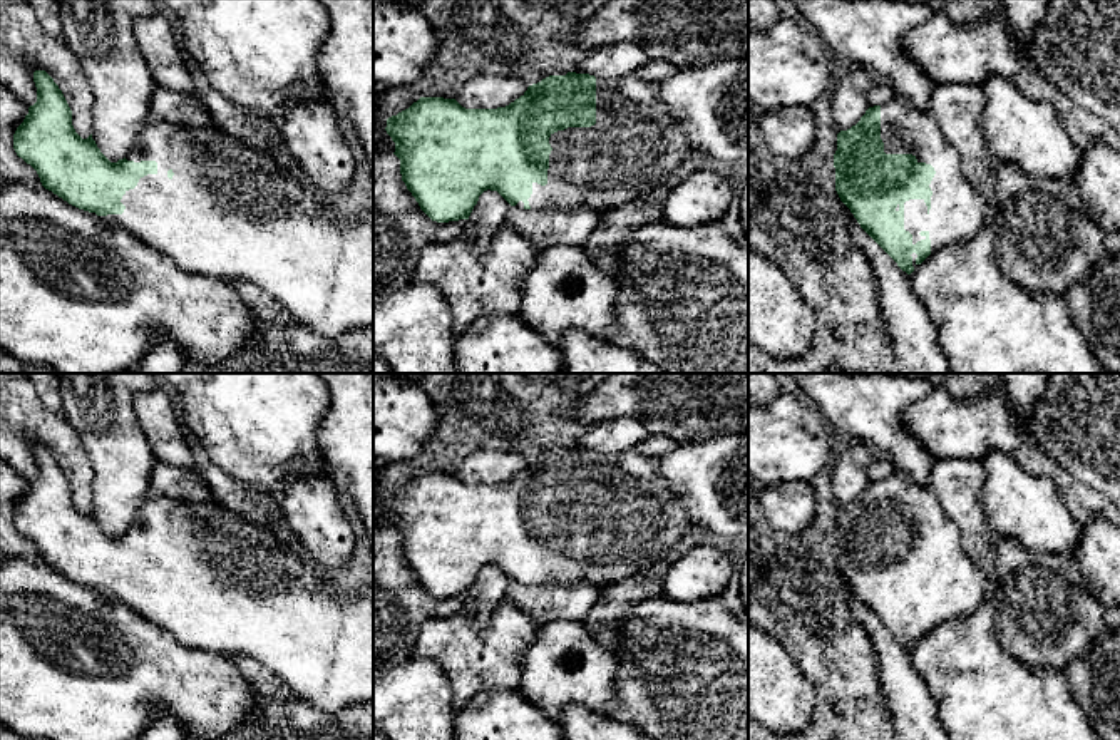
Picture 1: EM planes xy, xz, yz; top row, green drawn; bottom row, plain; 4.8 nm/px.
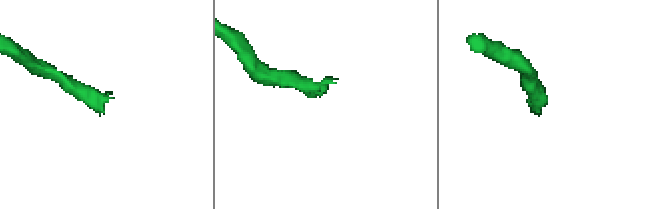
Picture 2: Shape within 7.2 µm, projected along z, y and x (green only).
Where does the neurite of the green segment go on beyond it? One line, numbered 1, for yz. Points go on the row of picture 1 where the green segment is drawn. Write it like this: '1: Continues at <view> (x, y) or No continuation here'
1: Continues at yz (956, 215)

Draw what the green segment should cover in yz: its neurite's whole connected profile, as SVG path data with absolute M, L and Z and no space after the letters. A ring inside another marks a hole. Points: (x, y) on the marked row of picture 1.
M901 94L837 134L834 167L840 201L907 275L934 251L973 239L984 224L988 206L963 176L941 127Z

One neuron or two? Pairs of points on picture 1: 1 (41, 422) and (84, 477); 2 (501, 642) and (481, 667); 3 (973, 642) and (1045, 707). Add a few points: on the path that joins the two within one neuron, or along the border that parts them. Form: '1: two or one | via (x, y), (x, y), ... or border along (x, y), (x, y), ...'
1: one | via (54, 436), (71, 452), (76, 464)
2: one | via (498, 648), (486, 660)
3: one | via (991, 660), (1027, 695)

